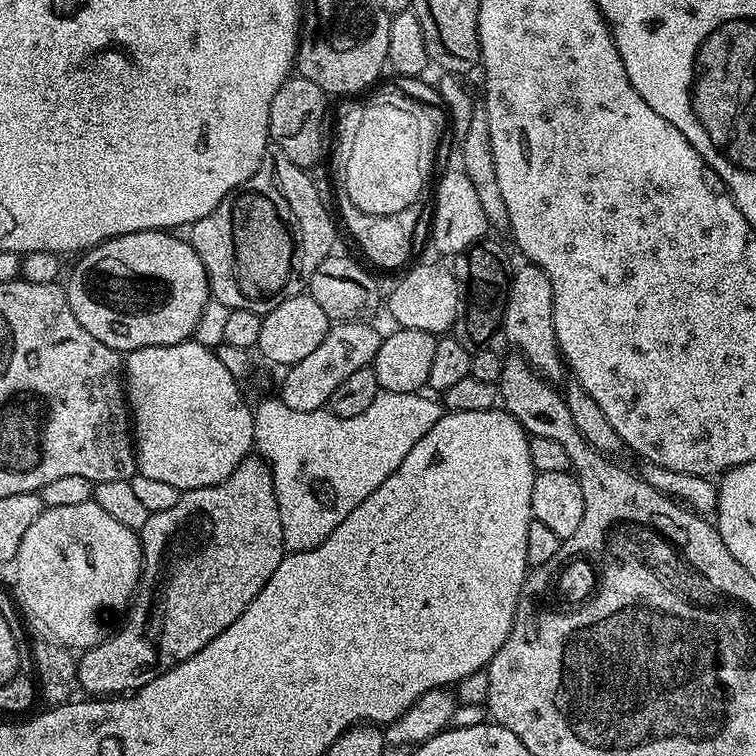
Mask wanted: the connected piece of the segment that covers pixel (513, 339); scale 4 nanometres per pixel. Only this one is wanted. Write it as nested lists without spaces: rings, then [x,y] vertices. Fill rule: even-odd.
[[[531,262],[521,263],[517,272],[511,273],[508,282],[508,301],[504,304],[502,336],[513,344],[515,351],[523,356],[539,375],[549,382],[557,382],[566,376],[566,365],[556,341],[552,317],[552,287],[546,270]]]

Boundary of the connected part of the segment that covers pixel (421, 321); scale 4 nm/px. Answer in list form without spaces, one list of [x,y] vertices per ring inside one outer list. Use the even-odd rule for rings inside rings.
[[[416,264],[403,273],[404,277],[386,296],[386,312],[393,316],[402,328],[413,328],[433,334],[444,334],[455,325],[462,307],[462,284],[448,268],[440,264]]]

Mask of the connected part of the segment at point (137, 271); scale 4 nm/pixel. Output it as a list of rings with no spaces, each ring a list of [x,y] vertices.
[[[168,230],[116,236],[87,249],[77,259],[81,260],[73,266],[66,283],[70,310],[74,310],[74,318],[78,318],[98,342],[110,346],[115,352],[127,354],[146,346],[170,346],[193,339],[199,318],[210,301],[208,275],[206,266],[202,266],[202,258],[198,258],[191,243],[176,236],[179,235]]]

